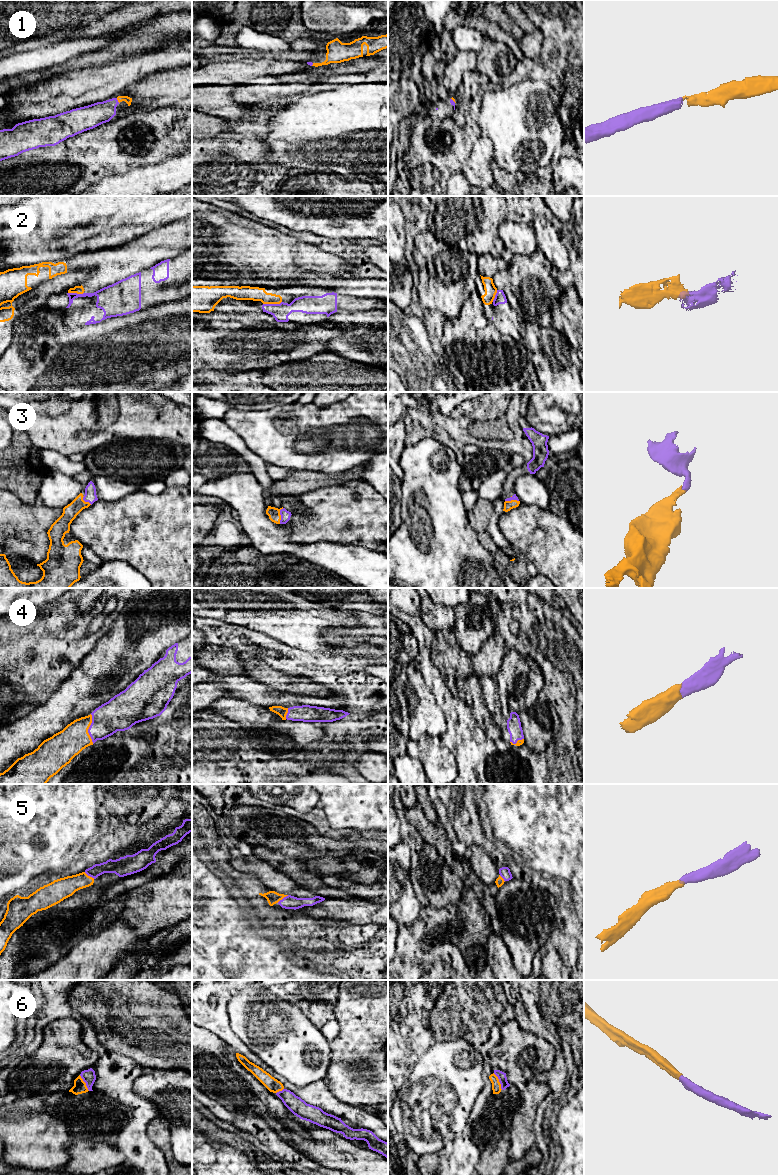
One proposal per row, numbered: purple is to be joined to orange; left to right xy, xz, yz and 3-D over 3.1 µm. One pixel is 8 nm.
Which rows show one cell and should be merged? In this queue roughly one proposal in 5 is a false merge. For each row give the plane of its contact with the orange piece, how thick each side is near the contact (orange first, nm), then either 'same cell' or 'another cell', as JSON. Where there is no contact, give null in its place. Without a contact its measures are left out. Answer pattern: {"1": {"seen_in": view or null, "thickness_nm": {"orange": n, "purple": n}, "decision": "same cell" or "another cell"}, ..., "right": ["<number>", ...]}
{"1": {"seen_in": "xy", "thickness_nm": {"orange": 60, "purple": 190}, "decision": "same cell"}, "2": {"seen_in": "xz", "thickness_nm": {"orange": 110, "purple": 140}, "decision": "another cell"}, "3": {"seen_in": "xz", "thickness_nm": {"orange": 100, "purple": 80}, "decision": "same cell"}, "4": {"seen_in": "xy", "thickness_nm": {"orange": 240, "purple": 260}, "decision": "same cell"}, "5": {"seen_in": "xz", "thickness_nm": {"orange": 100, "purple": 110}, "decision": "same cell"}, "6": {"seen_in": "yz", "thickness_nm": {"orange": 80, "purple": 70}, "decision": "same cell"}, "right": ["1", "3", "4", "5", "6"]}

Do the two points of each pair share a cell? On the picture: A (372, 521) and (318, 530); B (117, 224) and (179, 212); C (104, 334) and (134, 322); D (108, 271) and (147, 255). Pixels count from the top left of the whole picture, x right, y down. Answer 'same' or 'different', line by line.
A: same
B: same
C: same
D: same

